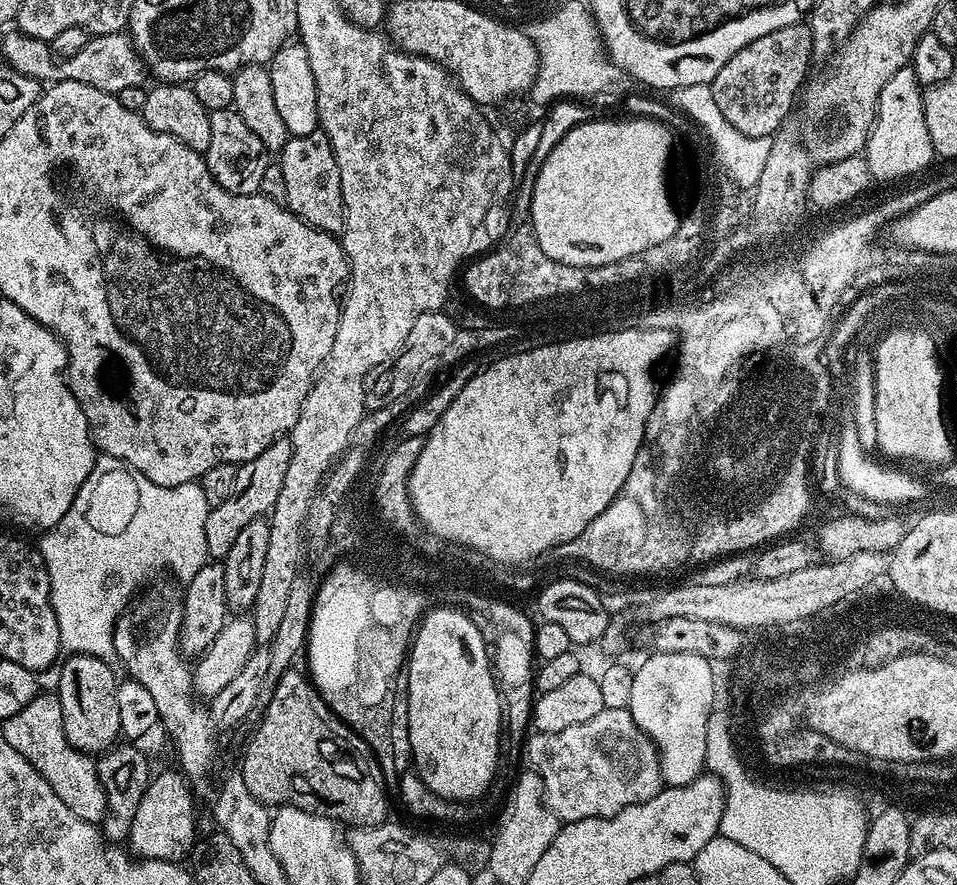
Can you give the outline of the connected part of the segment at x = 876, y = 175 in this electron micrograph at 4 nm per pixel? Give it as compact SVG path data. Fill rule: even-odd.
M912 67L898 70L898 74L894 74L886 86L882 86L876 121L872 123L872 133L868 136L862 155L873 181L900 180L903 176L912 176L934 160L930 132L926 130L922 86L916 81Z

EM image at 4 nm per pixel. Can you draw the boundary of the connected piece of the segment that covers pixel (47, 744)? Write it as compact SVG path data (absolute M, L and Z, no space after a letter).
M44 690L36 695L18 714L3 721L2 731L6 734L6 742L50 782L50 790L78 814L86 822L99 825L104 818L106 794L102 790L102 782L98 778L96 760L87 752L72 748L66 738L66 730L62 726L62 702L59 695Z

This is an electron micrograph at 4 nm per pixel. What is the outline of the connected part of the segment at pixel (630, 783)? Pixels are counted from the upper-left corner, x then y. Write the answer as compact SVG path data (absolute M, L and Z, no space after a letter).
M604 708L594 714L590 722L578 722L578 726L570 726L561 732L533 731L526 740L527 758L544 783L545 804L561 822L613 816L626 806L654 798L665 787L660 773L660 754L627 708Z

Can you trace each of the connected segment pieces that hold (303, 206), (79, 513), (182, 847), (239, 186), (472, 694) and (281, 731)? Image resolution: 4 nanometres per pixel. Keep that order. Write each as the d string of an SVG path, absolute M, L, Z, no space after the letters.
M322 131L289 136L286 146L278 153L280 176L284 179L283 203L300 220L305 220L323 232L340 234L344 231L344 199L338 162L330 146L330 138Z
M103 454L97 455L86 482L82 482L74 502L70 502L70 510L66 510L66 514L62 514L62 522L58 522L53 528L49 528L47 532L39 537L40 541L38 541L40 553L46 562L46 570L50 574L50 602L54 608L54 614L58 618L58 634L60 635L61 649L68 654L97 656L103 660L111 661L116 655L114 638L112 637L116 618L128 607L133 597L149 583L148 576L156 576L159 572L164 572L169 568L177 576L177 578L175 577L177 581L186 582L190 578L194 578L194 574L198 574L198 570L202 570L204 564L209 563L210 557L206 550L206 518L209 511L207 496L199 483L179 484L172 487L158 486L157 483L150 482L141 472L136 472L118 458Z
M160 772L148 781L146 794L134 814L127 843L132 844L131 851L141 860L183 861L191 853L192 845L198 839L196 832L196 804L192 801L189 781L183 772Z
M235 108L210 112L210 146L202 155L214 182L218 182L222 190L243 196L255 196L261 191L260 183L264 180L270 156L265 152L262 141L251 132L250 126L242 122Z
M436 606L424 613L412 637L412 646L406 661L406 711L408 713L406 731L412 747L411 763L414 765L414 771L422 778L422 782L426 782L426 786L430 786L430 790L434 790L434 794L438 794L444 799L461 802L473 802L472 800L476 799L479 801L498 775L497 760L499 758L501 730L500 696L497 678L493 675L492 663L489 660L487 642L483 640L478 626L460 608Z
M289 670L282 674L282 678L278 678L276 687L271 689L268 705L264 708L264 717L260 720L260 725L256 728L256 733L252 736L252 741L248 744L248 749L244 752L244 765L238 768L239 775L243 776L246 782L246 790L250 790L250 794L254 794L254 798L258 798L265 806L291 806L293 808L301 808L307 812L313 812L319 816L326 817L327 820L335 820L344 826L354 828L373 828L379 824L385 823L389 819L388 816L388 796L384 777L380 775L380 768L376 765L376 759L372 756L372 751L366 746L366 742L357 732L347 728L338 717L334 715L328 704L320 696L320 691L316 689L316 685L303 671Z

